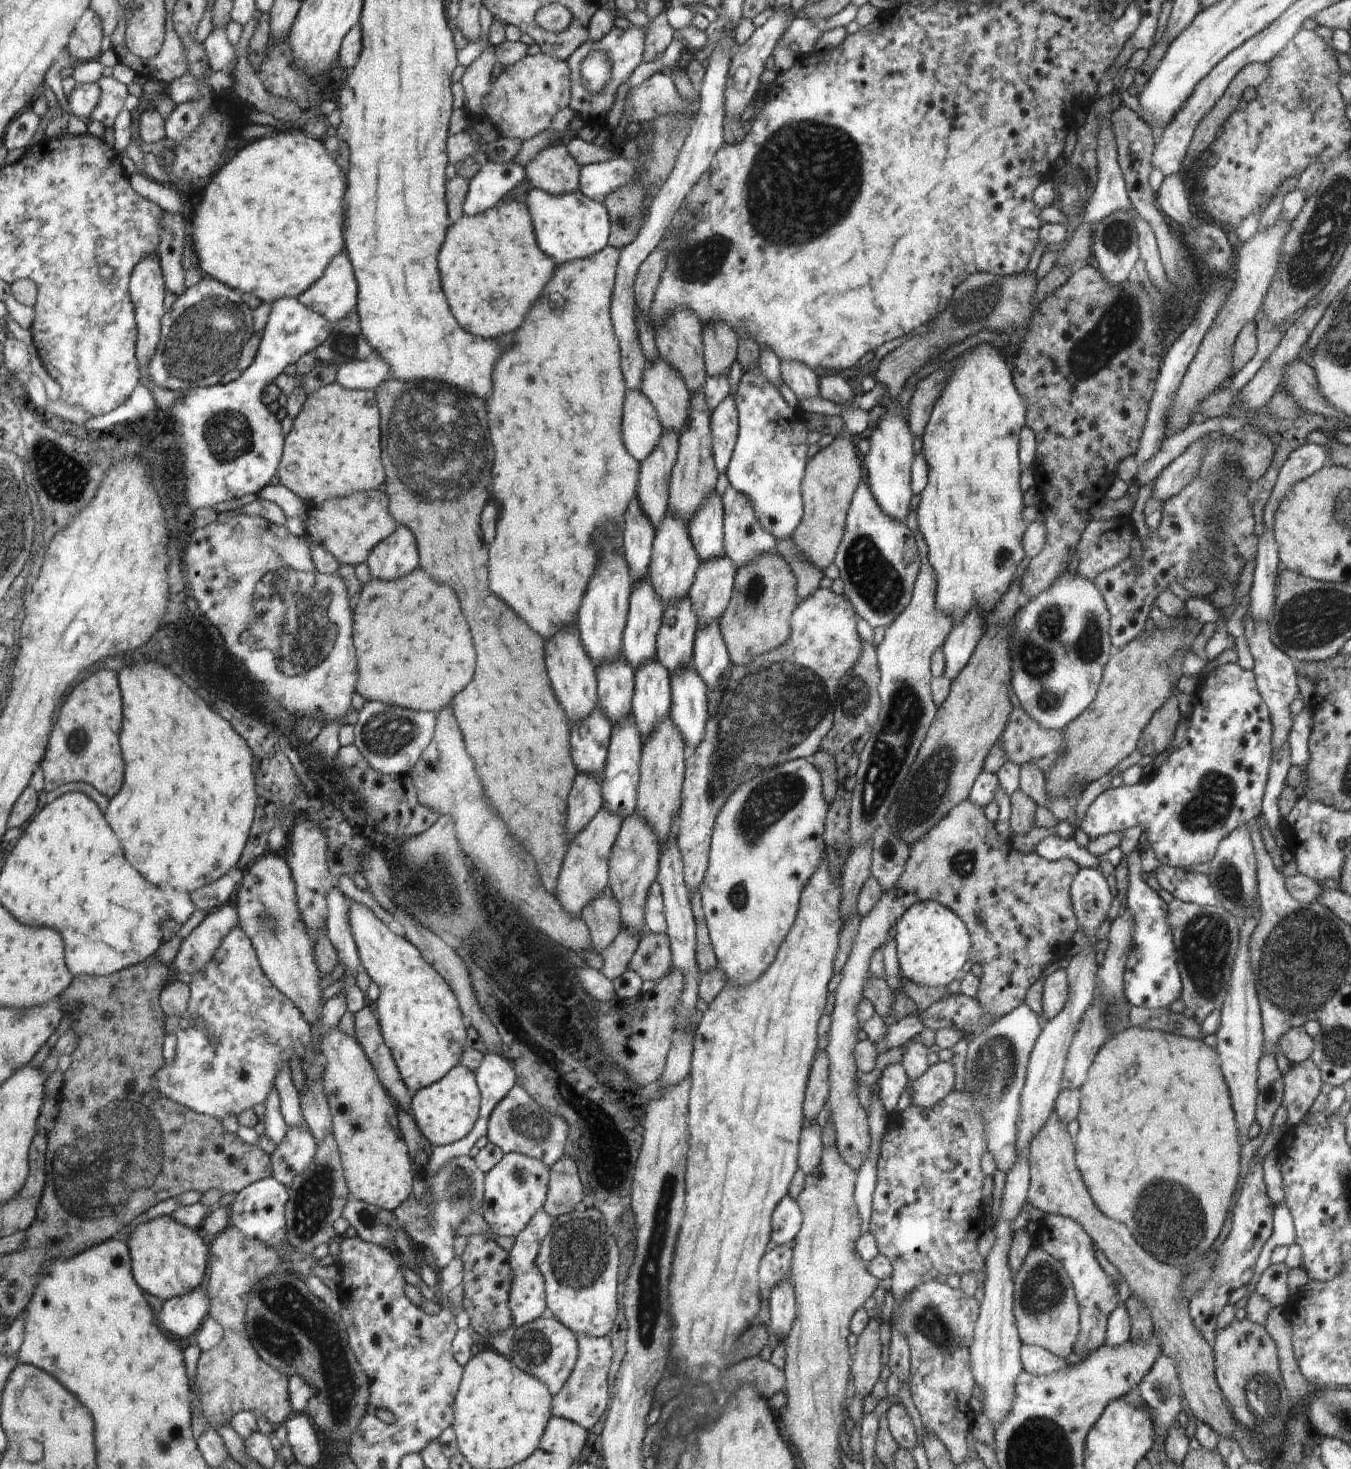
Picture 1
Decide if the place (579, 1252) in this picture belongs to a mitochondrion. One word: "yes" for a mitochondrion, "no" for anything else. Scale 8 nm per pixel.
yes

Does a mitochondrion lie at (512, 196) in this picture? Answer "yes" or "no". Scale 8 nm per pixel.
no

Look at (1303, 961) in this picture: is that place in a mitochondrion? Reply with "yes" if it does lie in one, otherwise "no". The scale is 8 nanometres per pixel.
yes

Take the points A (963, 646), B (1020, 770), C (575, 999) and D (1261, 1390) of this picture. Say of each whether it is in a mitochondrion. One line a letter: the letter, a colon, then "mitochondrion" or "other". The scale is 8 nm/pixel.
A: other
B: other
C: mitochondrion
D: mitochondrion

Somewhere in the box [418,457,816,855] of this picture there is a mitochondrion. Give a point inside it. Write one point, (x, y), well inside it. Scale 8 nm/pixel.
(775, 794)

